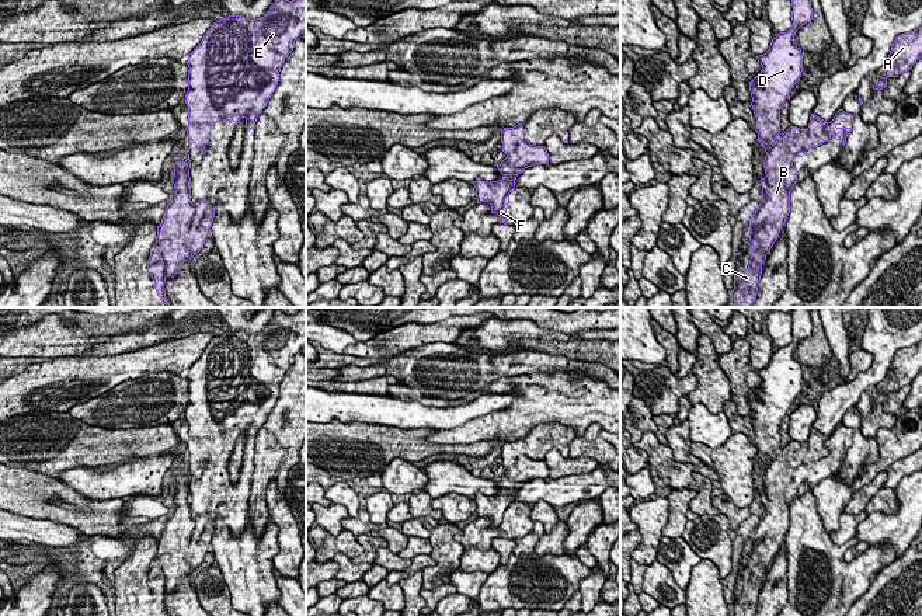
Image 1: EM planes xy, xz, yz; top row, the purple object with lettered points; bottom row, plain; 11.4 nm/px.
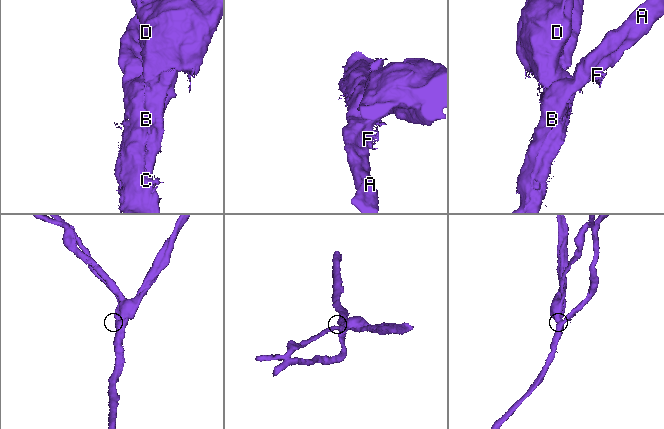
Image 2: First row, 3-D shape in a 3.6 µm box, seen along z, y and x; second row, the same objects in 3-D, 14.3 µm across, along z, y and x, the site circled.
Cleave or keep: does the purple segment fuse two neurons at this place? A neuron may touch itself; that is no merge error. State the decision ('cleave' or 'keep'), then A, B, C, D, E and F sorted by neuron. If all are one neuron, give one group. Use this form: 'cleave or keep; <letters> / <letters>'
cleave; A B C F / D E

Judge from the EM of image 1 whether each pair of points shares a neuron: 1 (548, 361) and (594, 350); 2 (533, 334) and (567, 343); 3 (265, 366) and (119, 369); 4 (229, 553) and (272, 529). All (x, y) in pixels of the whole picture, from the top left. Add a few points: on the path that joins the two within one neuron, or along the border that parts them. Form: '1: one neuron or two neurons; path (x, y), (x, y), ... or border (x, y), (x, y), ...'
1: two neurons; border (533, 350), (598, 364)
2: one neuron; path (542, 340), (559, 343)
3: two neurons; border (209, 343), (188, 369)
4: one neuron; path (240, 553), (251, 553), (264, 540)

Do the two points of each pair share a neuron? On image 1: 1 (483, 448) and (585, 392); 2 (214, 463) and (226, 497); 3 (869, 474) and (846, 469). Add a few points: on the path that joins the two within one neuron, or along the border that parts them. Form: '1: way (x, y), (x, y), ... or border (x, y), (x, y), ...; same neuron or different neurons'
1: border (503, 441), (466, 444); different neurons
2: way (215, 472), (215, 486), (218, 489); same neuron
3: border (876, 442), (879, 458), (863, 465), (851, 487); different neurons

